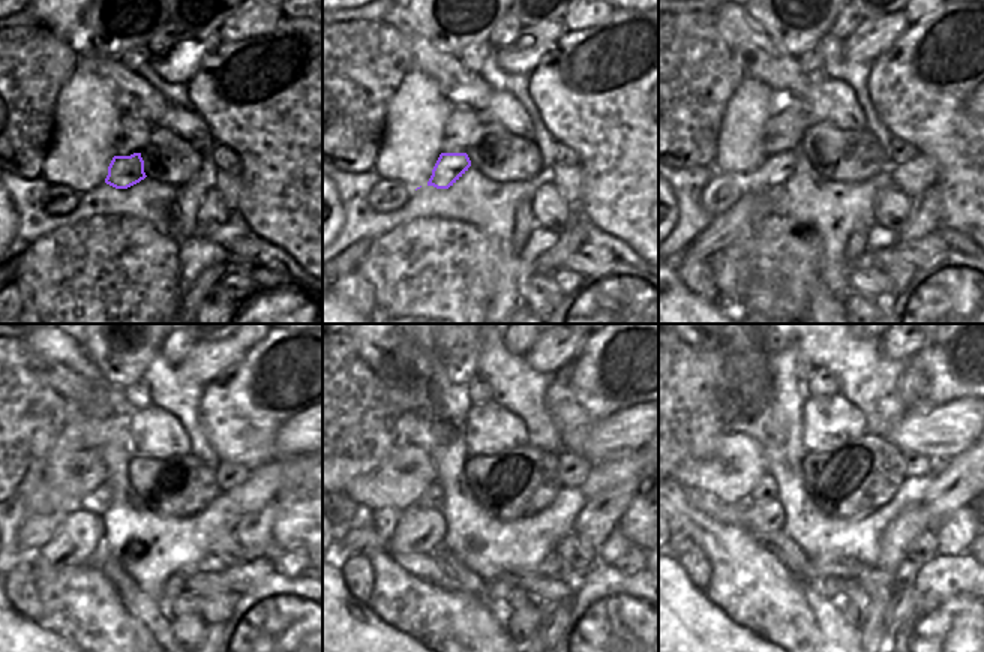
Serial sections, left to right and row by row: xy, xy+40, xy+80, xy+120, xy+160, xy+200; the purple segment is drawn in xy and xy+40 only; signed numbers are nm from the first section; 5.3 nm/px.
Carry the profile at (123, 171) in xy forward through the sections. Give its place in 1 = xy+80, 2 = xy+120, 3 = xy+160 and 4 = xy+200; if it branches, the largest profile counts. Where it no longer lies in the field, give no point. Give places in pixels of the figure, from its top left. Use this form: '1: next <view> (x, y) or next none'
1: next xy+80 (774, 171)
2: next xy+120 (98, 501)
3: next xy+160 (432, 498)
4: next xy+200 (765, 489)

